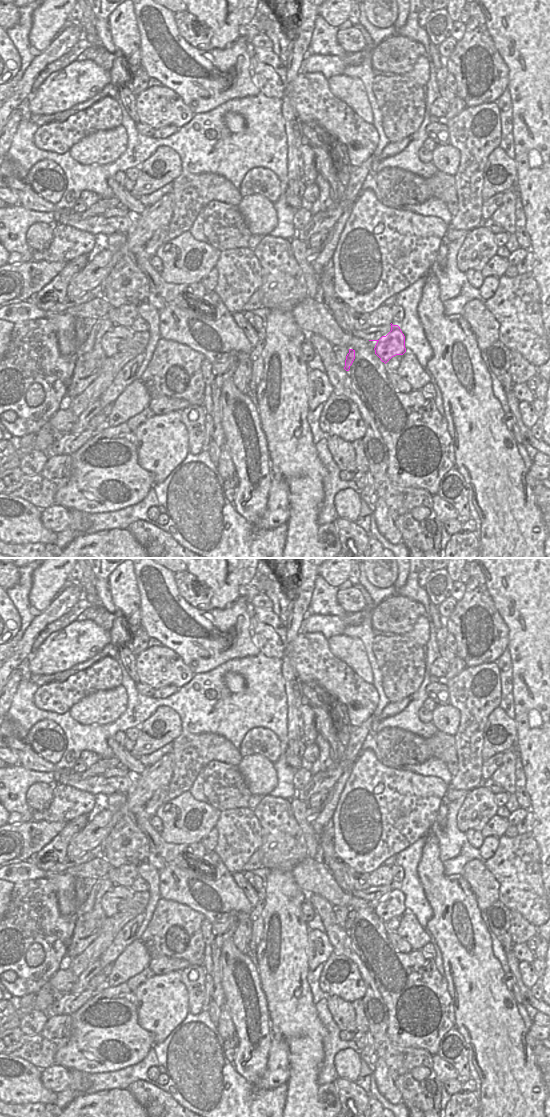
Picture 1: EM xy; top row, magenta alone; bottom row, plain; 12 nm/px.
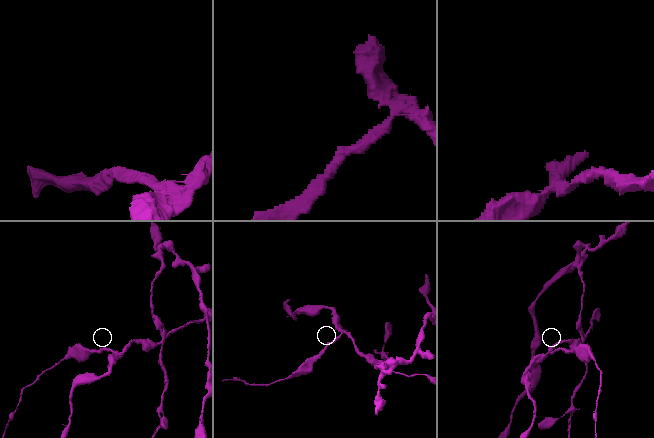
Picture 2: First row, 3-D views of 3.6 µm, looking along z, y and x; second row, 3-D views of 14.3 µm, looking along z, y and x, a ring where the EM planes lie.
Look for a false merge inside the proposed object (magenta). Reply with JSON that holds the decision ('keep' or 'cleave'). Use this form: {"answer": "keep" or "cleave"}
{"answer": "cleave"}

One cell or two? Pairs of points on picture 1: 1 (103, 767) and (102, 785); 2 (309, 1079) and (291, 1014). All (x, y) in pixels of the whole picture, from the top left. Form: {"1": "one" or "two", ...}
{"1": "two", "2": "one"}

